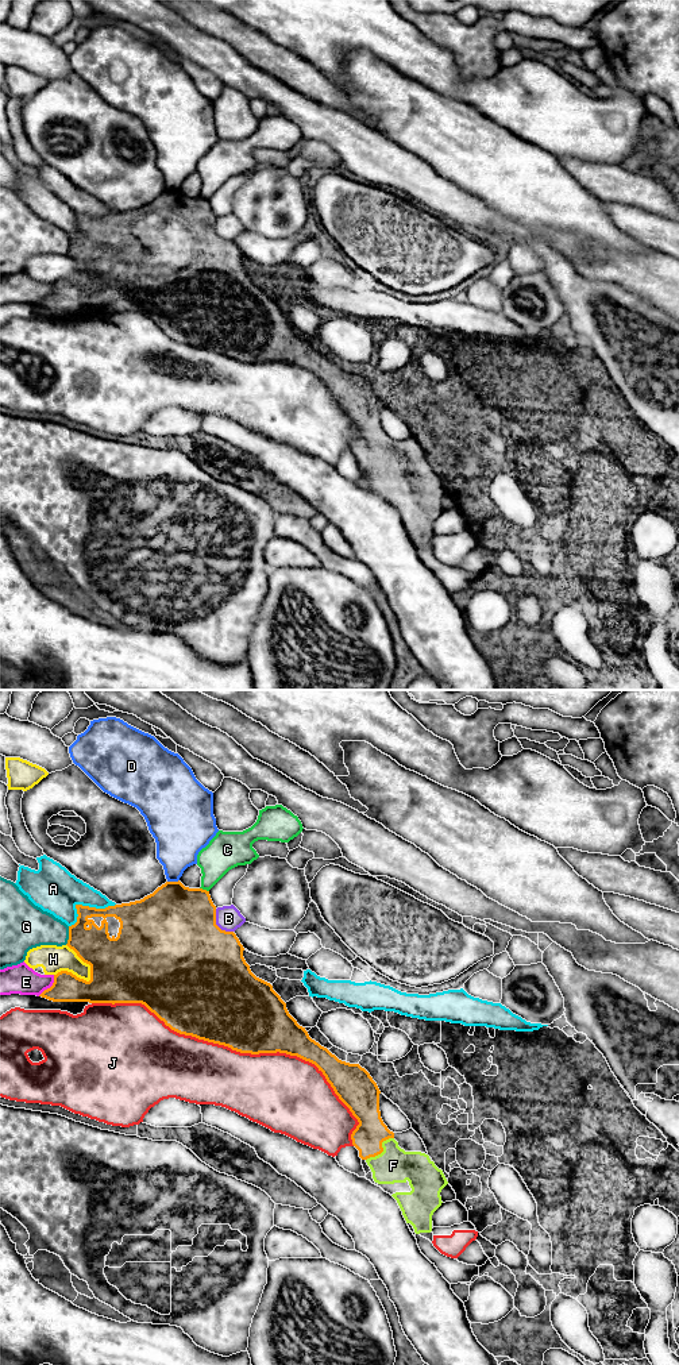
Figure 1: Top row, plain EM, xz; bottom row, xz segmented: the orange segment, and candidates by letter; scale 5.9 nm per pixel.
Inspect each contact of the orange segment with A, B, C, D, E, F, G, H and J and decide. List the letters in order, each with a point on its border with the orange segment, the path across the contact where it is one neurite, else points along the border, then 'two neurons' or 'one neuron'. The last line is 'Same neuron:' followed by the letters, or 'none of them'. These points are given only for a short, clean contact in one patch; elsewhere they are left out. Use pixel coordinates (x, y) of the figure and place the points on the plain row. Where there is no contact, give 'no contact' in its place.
A: meets orange in xz at (84, 215); two neurons
B: meets orange in xz at (216, 234); two neurons
C: meets orange in xz at (204, 199); two neurons
D: meets orange in xz at (173, 191); two neurons
E: meets orange in xz at (50, 296); two neurons
F: meets orange in xz at (382, 458); runs through xz (370, 442), (382, 458), (393, 474); one neuron
G: meets orange in xz at (69, 245); two neurons
H: meets orange in xz at (87, 272); two neurons
J: meets orange in xz at (243, 361); two neurons
Same neuron: F

